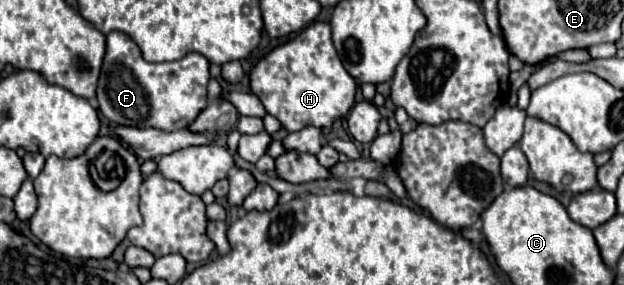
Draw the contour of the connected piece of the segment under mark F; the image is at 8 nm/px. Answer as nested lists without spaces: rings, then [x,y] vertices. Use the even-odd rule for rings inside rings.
[[[112,31],[106,35],[106,55],[98,79],[98,109],[116,125],[156,127],[160,131],[186,129],[206,107],[206,87],[210,81],[208,67],[208,59],[200,53],[188,53],[178,61],[148,63],[144,61],[140,47],[128,35]]]

